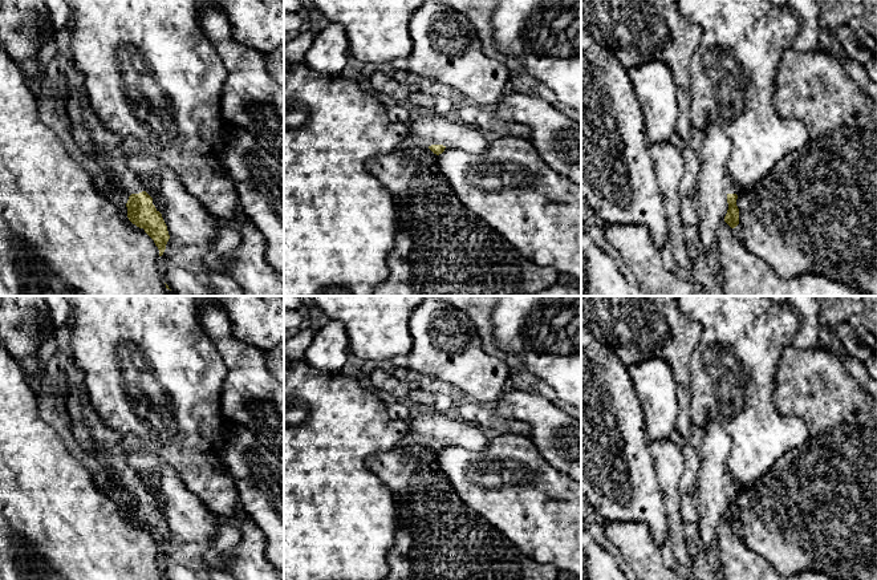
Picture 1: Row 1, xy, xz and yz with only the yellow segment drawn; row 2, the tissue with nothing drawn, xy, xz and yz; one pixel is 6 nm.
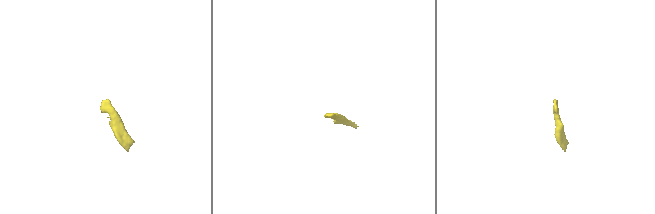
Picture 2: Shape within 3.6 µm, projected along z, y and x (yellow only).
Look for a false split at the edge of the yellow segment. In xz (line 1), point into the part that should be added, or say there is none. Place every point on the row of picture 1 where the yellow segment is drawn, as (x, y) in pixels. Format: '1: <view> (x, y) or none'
1: xz (425, 150)

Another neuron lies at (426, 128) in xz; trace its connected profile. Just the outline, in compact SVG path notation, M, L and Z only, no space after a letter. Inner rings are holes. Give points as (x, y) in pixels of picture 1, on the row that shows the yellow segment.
M431 110L415 113L409 122L409 130L407 141L411 150L443 145L471 154L483 154L490 146L490 141L482 134L482 130L463 122L450 121Z

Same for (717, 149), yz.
M711 122L703 131L695 203L699 216L699 238L711 260L716 248L716 232L728 210L726 184L730 179L728 159L732 142L723 127Z

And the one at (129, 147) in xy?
M131 135L119 138L118 146L113 149L101 149L97 153L96 161L98 162L102 171L111 177L111 165L115 161L129 162L131 158L139 158L145 155L145 147L141 141L135 139Z

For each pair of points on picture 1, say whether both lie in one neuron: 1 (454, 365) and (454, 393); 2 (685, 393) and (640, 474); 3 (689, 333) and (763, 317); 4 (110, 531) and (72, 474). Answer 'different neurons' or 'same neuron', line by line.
1: different neurons
2: different neurons
3: different neurons
4: same neuron

